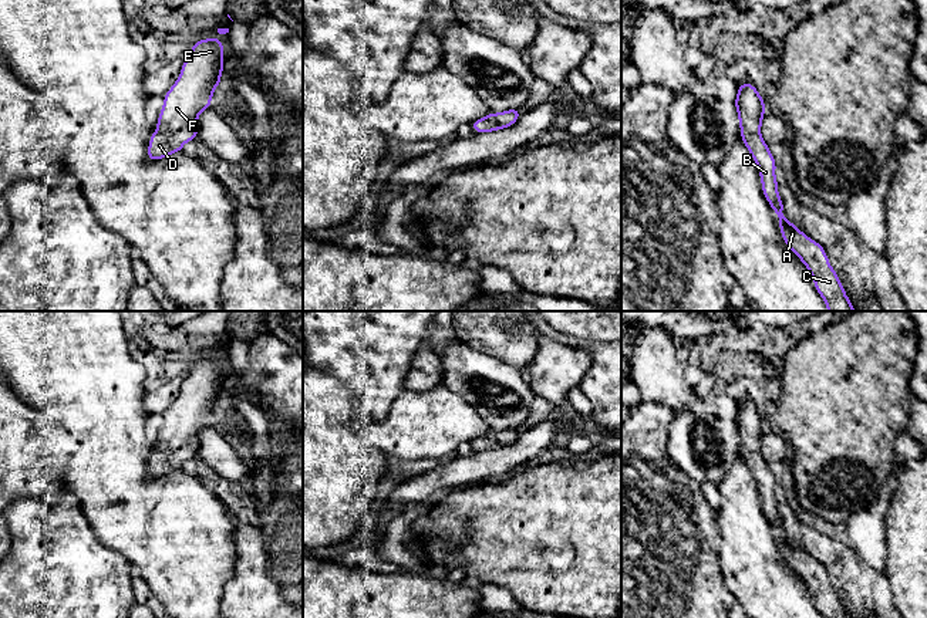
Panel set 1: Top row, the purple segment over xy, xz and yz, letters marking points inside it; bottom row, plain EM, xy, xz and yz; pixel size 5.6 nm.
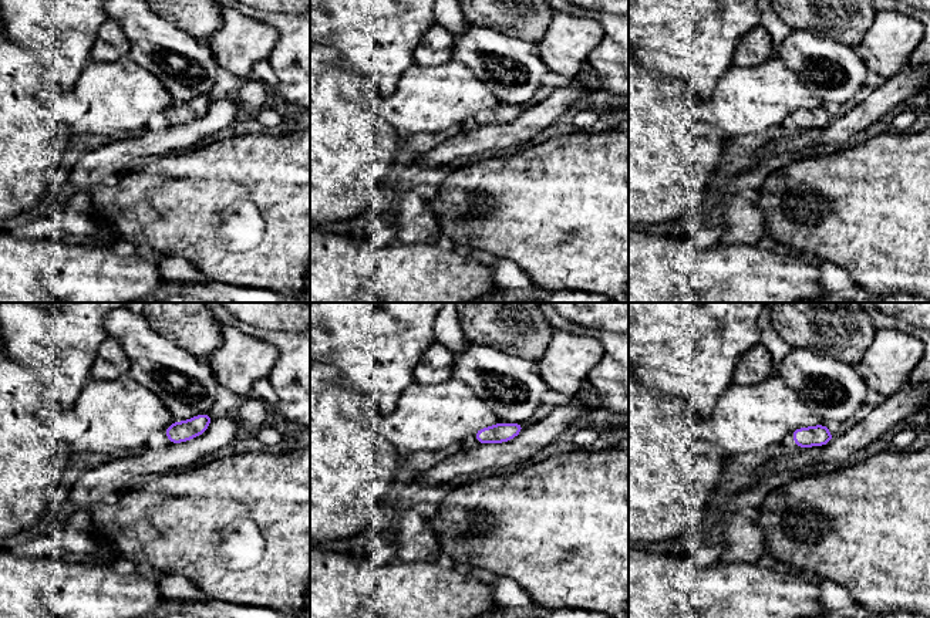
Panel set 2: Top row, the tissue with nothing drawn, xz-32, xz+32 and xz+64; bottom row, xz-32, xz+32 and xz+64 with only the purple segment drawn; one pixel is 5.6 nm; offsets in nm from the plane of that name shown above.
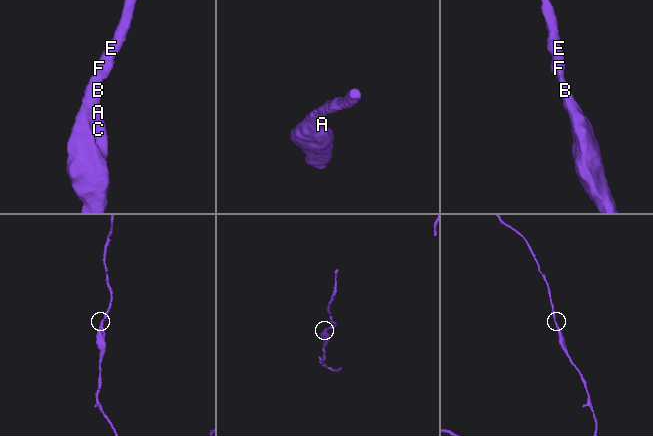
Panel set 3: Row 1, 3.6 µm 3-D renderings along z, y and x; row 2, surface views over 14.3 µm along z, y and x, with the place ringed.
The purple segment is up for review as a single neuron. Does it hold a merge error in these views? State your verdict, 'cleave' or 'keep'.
keep

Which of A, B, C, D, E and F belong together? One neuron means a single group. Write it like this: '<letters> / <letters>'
A B C D E F

